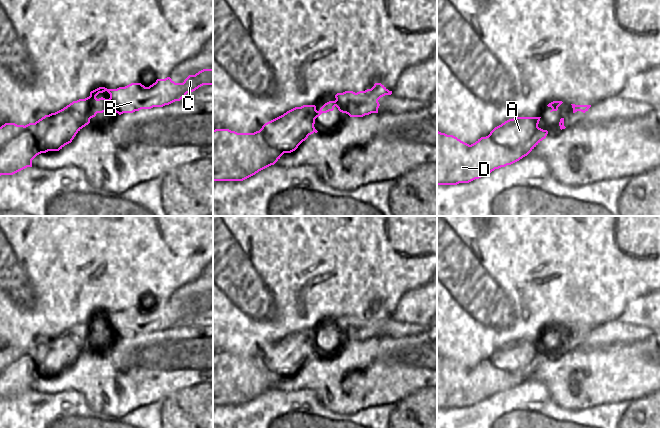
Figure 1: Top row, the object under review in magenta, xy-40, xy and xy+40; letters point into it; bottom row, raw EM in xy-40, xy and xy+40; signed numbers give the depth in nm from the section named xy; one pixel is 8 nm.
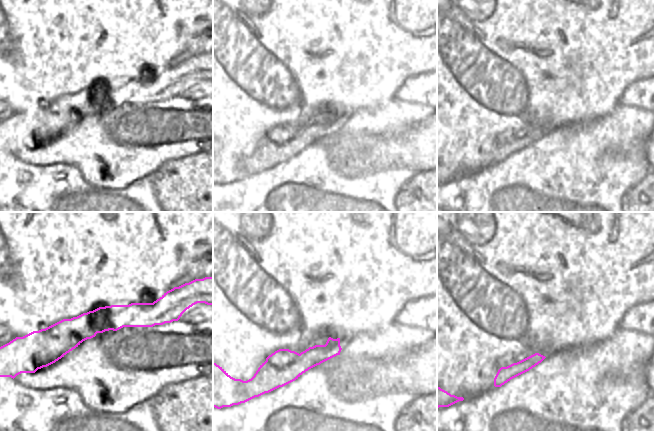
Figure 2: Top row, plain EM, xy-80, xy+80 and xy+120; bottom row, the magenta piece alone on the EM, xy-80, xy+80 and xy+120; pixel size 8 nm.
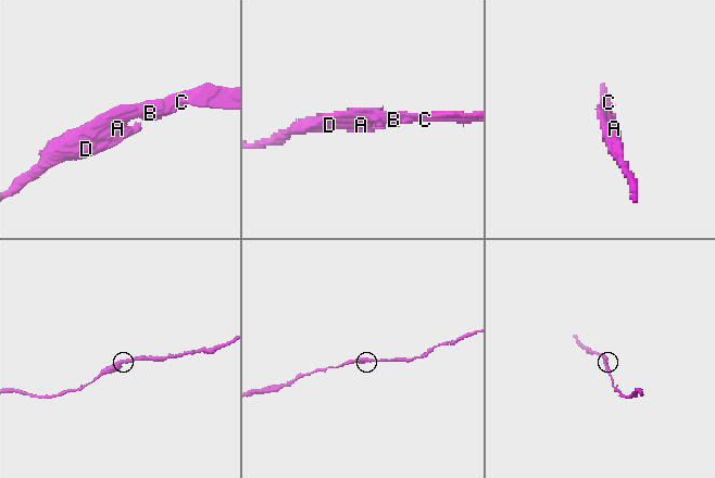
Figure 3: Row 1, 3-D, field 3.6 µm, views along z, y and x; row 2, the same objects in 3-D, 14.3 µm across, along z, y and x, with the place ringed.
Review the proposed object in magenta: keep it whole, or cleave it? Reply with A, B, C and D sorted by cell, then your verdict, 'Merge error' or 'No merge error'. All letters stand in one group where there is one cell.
Groups: A B C D. No merge error.

